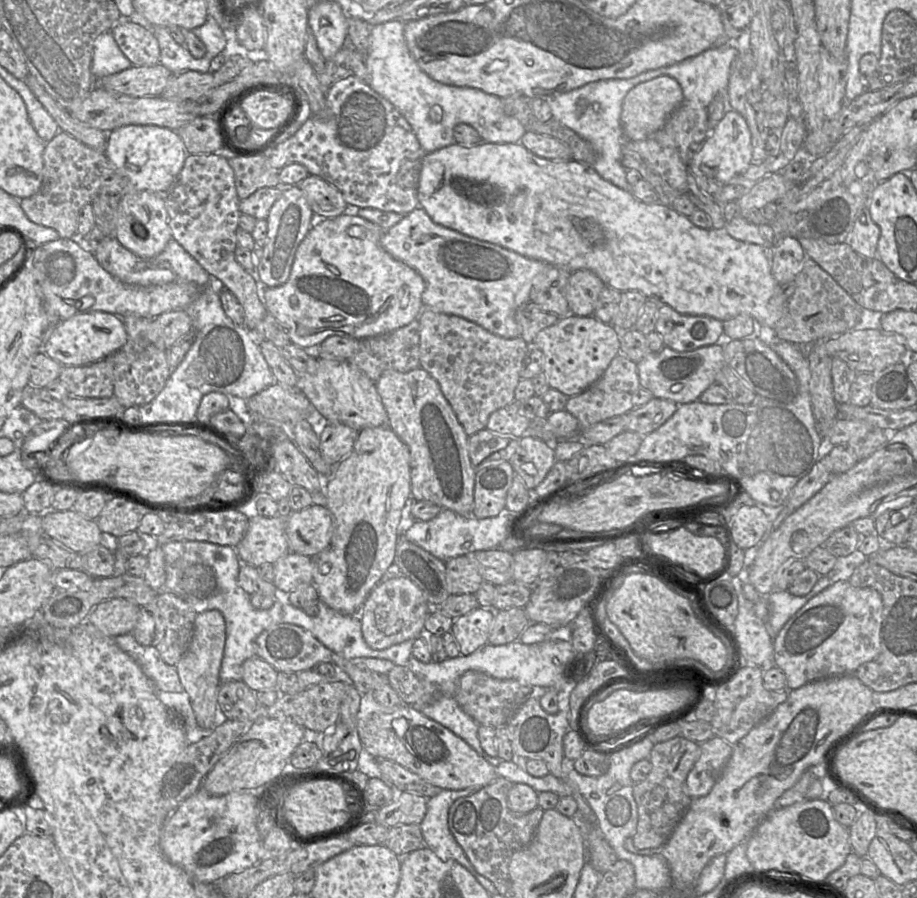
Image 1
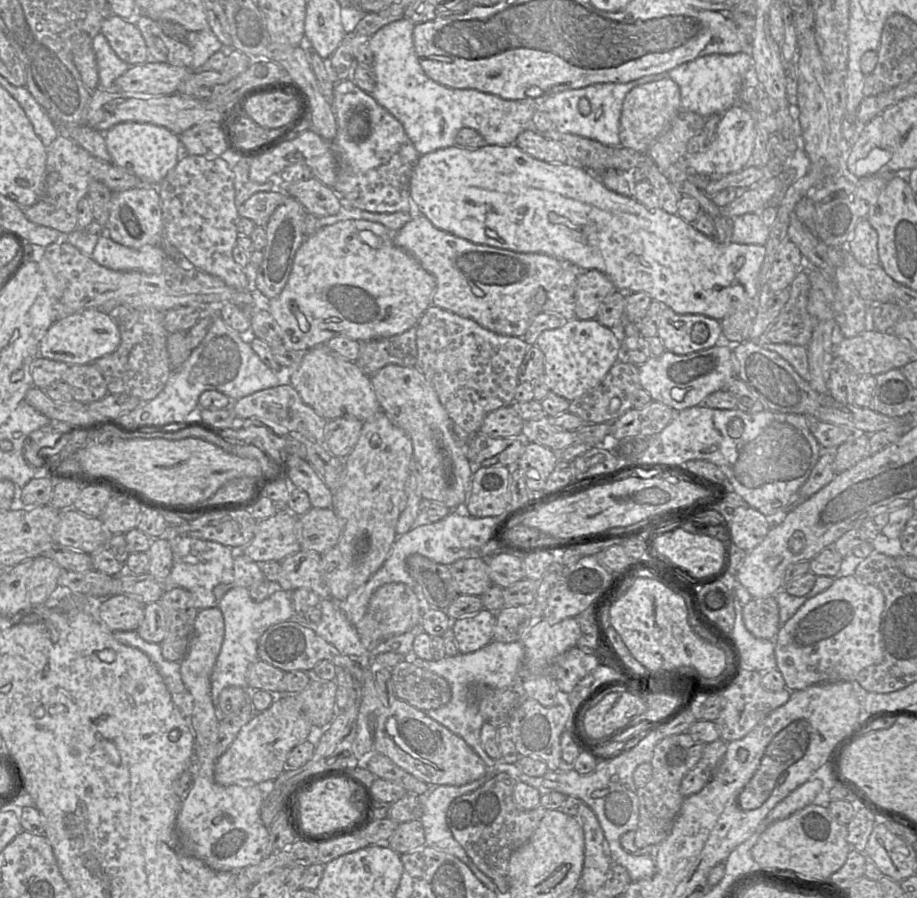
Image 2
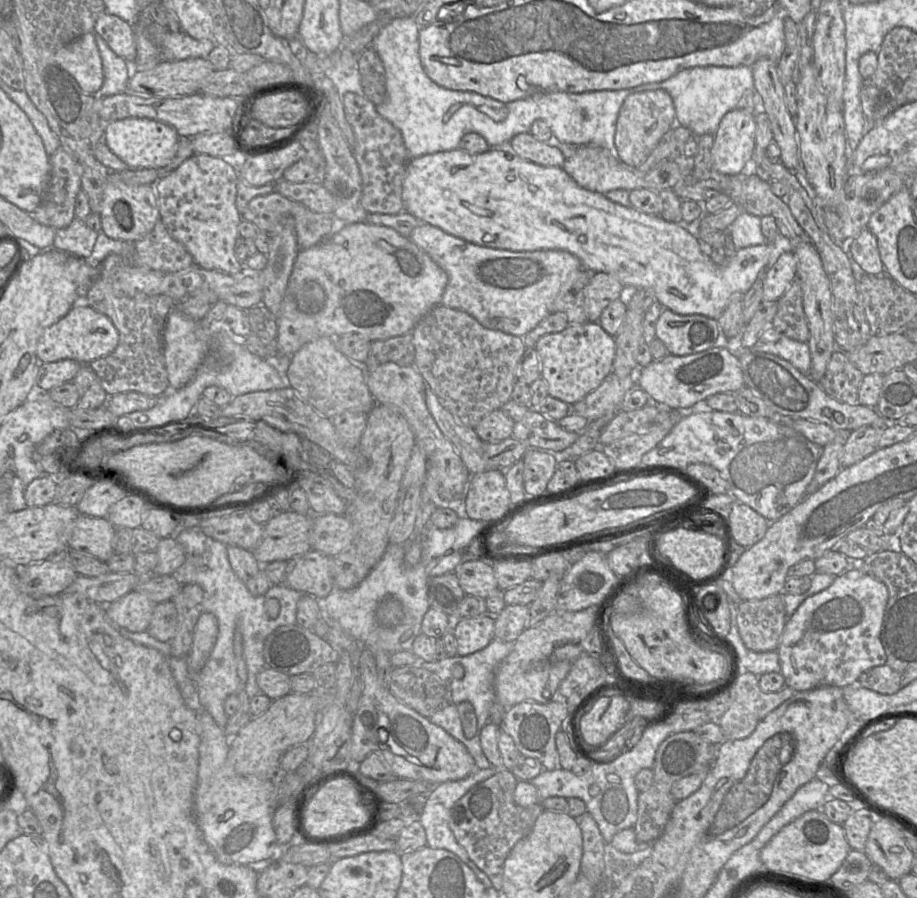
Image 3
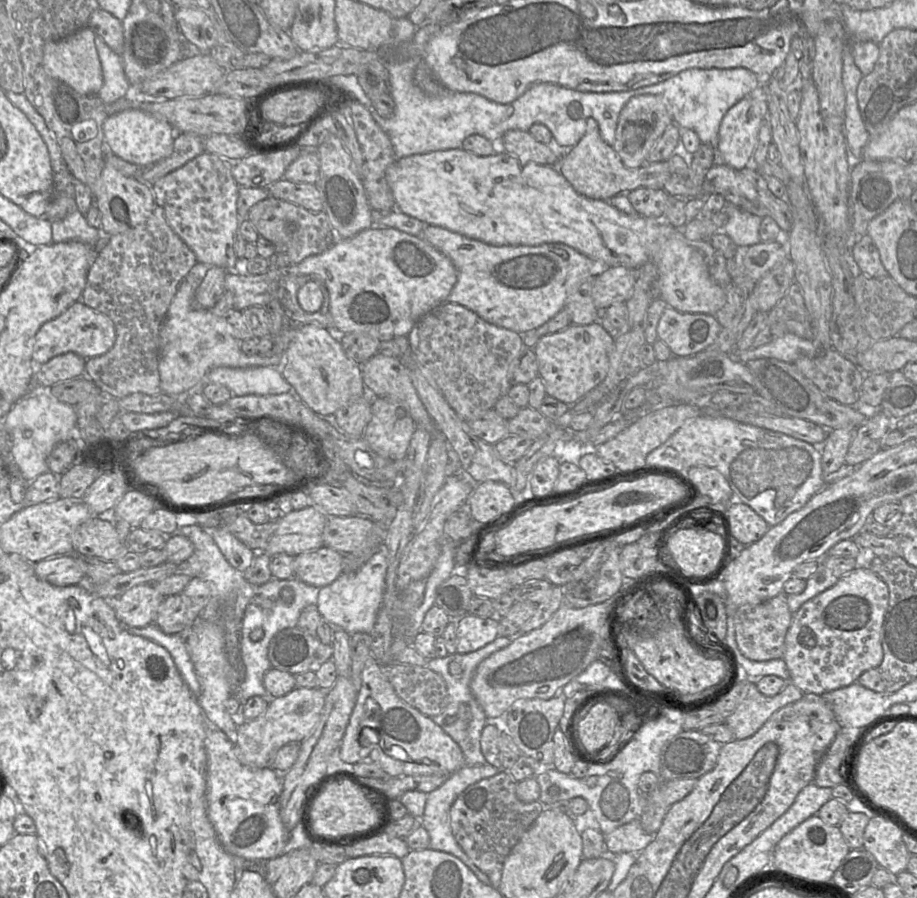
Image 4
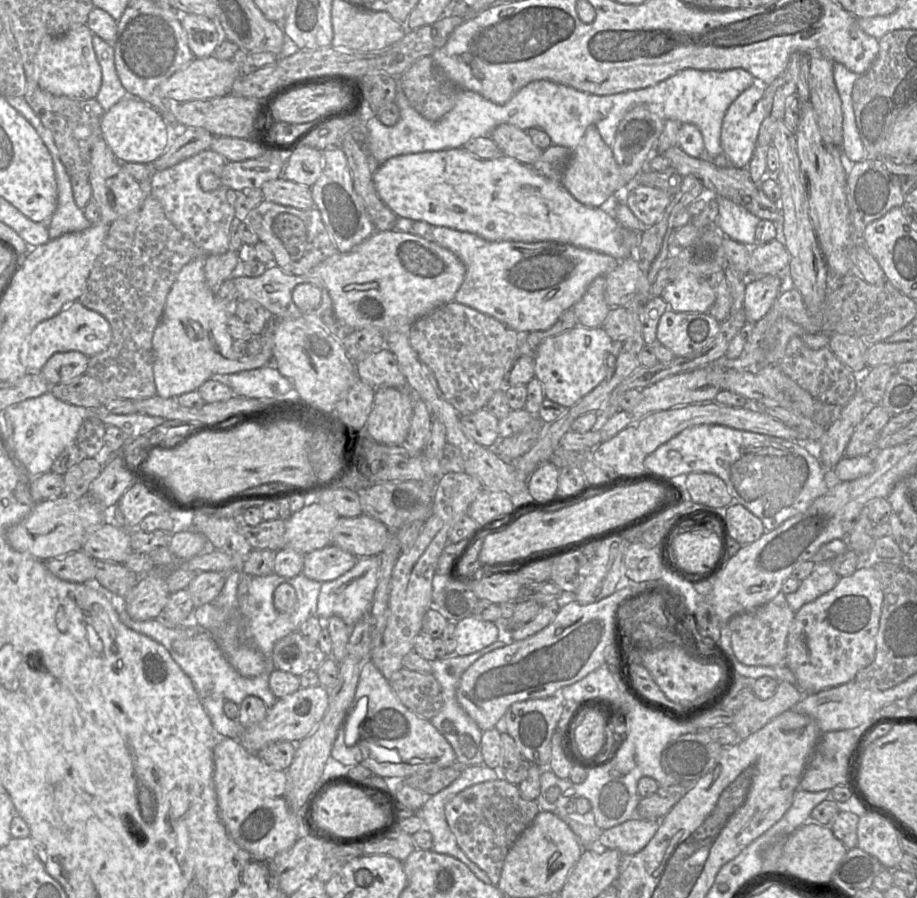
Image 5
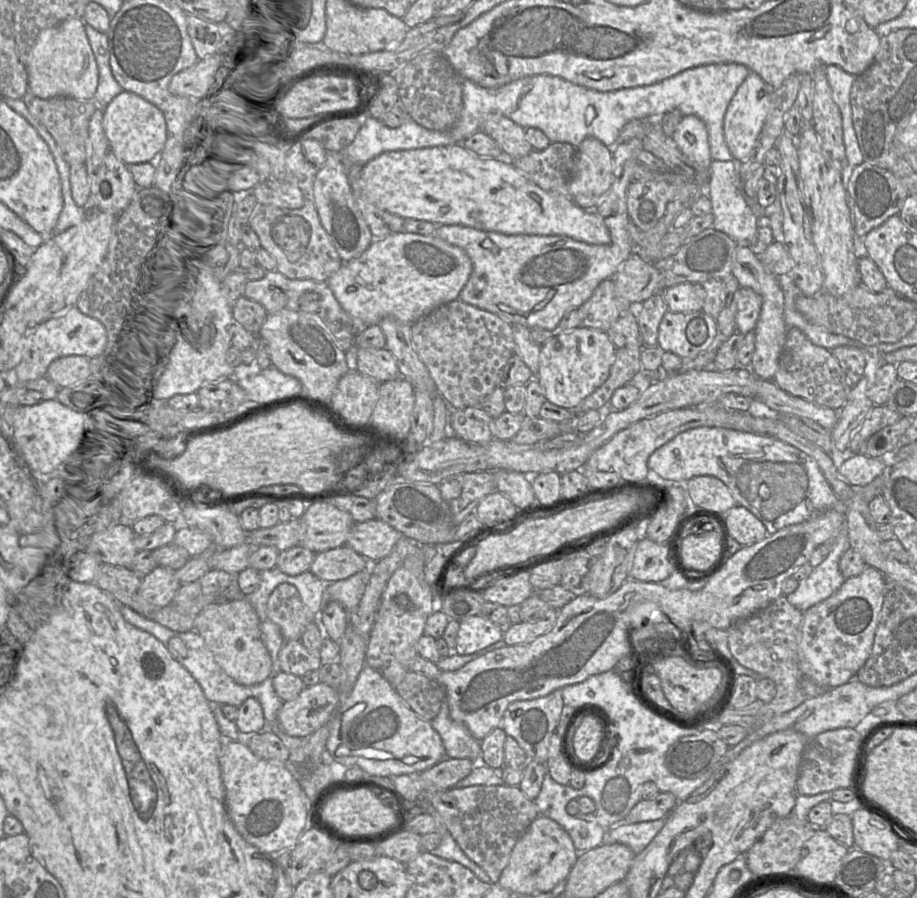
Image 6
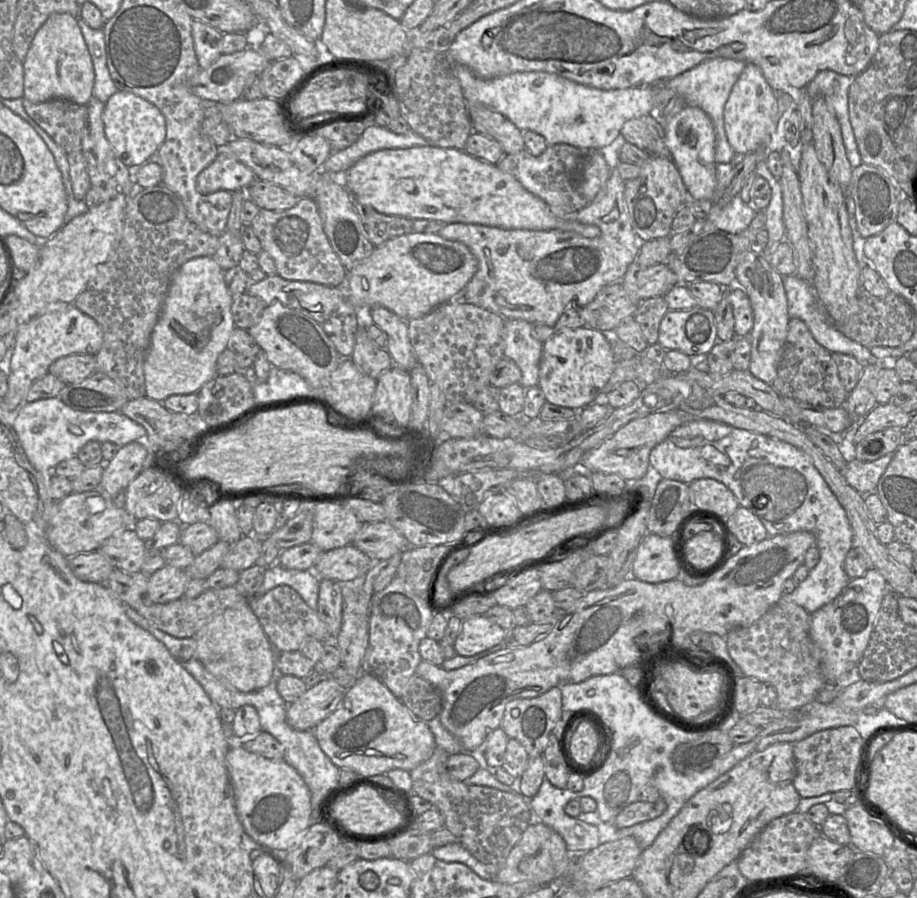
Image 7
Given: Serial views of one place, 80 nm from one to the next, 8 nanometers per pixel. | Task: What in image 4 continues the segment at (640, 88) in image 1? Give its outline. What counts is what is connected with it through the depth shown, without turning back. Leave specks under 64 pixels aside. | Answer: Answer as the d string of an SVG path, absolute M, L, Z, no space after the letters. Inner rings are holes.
M652 94L632 97L620 112L612 145L624 166L629 169L643 166L650 151L671 123L673 120L661 97Z

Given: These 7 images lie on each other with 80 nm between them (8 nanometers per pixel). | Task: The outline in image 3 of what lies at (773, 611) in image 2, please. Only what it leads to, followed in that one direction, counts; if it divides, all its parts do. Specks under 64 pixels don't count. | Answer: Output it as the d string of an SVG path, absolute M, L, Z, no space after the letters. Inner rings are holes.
M781 594L761 600L742 601L738 607L740 637L745 646L755 652L777 650L786 621Z

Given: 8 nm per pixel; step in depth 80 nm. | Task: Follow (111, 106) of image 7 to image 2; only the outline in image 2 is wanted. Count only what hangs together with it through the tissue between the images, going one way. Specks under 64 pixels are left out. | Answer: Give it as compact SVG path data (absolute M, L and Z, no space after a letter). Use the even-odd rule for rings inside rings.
M149 123L116 124L106 132L105 143L112 163L138 177L143 186L158 187L182 156L179 136L164 127Z

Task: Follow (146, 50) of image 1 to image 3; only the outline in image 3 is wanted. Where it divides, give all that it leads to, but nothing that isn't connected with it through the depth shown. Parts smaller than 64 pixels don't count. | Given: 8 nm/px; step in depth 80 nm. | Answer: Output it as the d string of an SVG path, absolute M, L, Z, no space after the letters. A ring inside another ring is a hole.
M104 12L95 22L94 33L100 35L116 55L132 64L136 57L134 25Z

